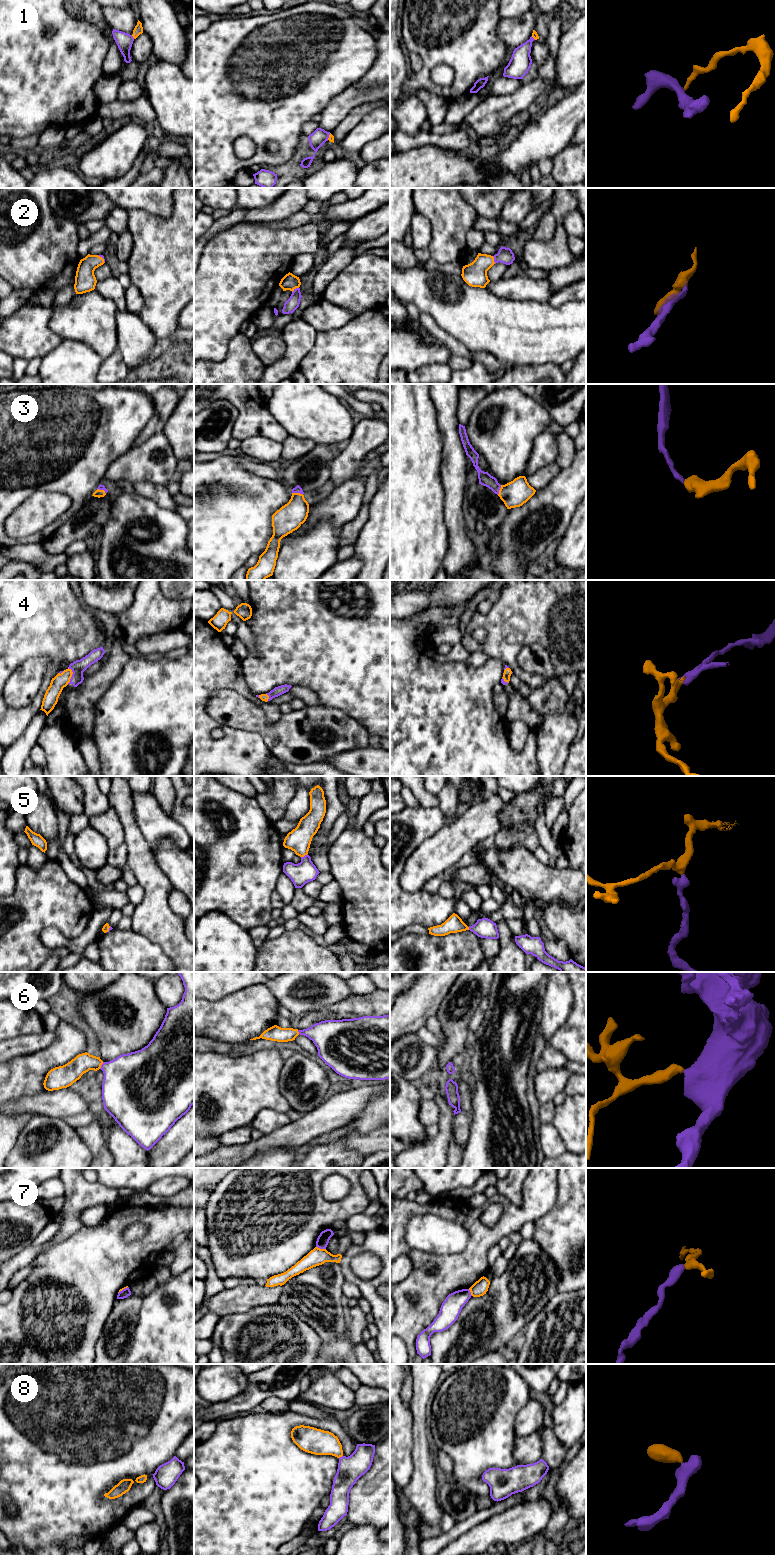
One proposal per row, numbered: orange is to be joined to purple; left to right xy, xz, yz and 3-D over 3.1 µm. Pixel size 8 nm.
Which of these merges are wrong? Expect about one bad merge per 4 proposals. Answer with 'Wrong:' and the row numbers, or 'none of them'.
Wrong: 1, 7

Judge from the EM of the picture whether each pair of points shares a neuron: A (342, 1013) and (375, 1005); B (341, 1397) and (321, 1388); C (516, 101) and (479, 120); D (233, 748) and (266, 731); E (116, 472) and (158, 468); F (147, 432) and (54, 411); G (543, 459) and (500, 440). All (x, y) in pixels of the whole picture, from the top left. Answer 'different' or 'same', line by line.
A: same
B: same
C: same
D: different
E: same
F: different
G: different

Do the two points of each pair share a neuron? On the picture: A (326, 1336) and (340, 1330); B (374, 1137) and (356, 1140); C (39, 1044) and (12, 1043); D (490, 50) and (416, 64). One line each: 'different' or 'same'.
A: same
B: same
C: same
D: different

